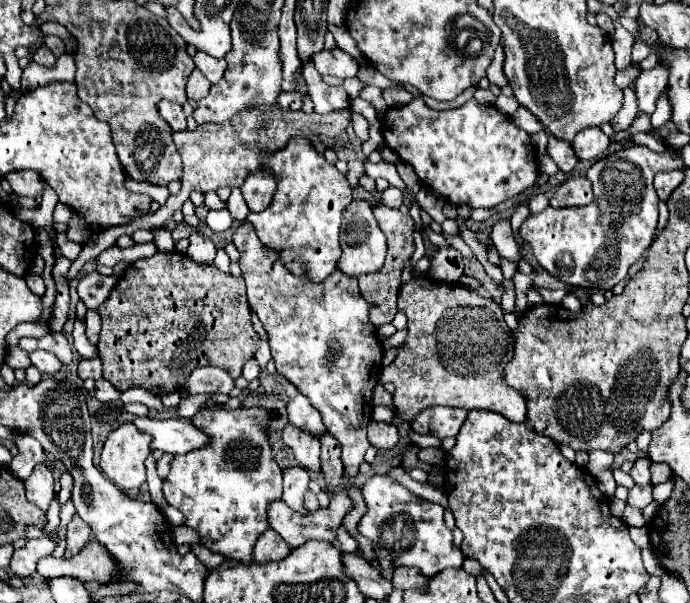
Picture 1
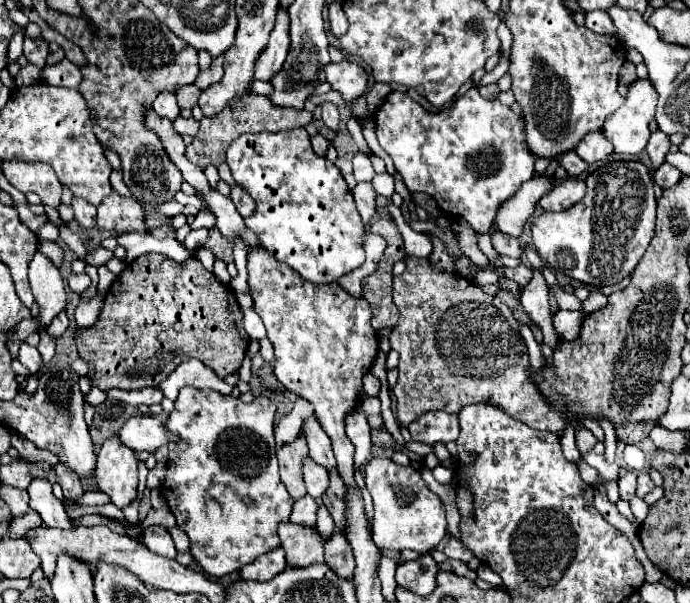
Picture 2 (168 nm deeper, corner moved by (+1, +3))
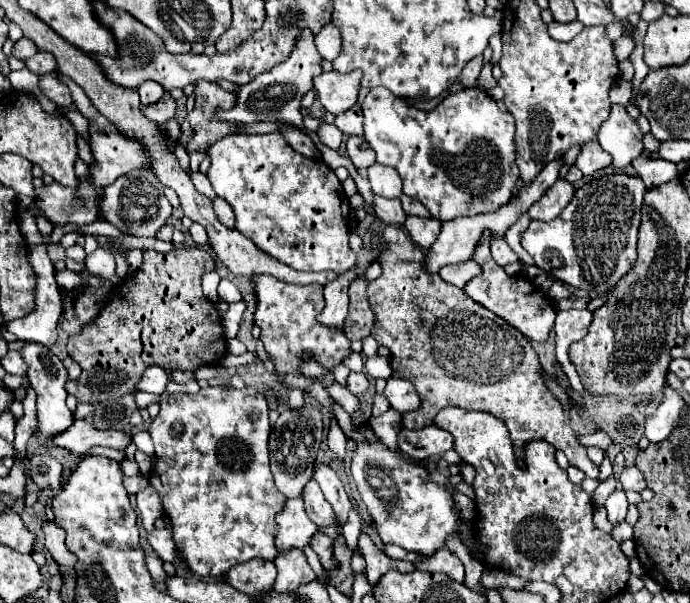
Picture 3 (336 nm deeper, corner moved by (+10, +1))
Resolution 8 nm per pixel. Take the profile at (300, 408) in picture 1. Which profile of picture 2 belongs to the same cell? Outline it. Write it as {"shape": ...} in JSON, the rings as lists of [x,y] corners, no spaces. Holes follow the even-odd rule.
{"shape":[[[309,419],[303,423],[303,433],[307,437],[307,445],[309,445],[309,455],[311,459],[325,467],[327,471],[331,469],[337,469],[337,461],[333,457],[333,451],[331,451],[331,441],[327,437],[327,433],[321,429],[321,425],[315,421],[315,419]]]}

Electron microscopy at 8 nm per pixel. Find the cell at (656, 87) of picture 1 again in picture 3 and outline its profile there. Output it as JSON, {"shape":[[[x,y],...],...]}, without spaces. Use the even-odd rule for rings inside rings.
{"shape":[[[612,105],[610,117],[600,125],[596,141],[604,151],[612,155],[612,165],[622,169],[642,151],[644,133],[638,127],[638,121],[632,119],[624,105]]]}

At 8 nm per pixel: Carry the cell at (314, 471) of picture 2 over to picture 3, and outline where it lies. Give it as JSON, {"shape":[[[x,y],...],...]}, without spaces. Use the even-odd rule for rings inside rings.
{"shape":[[[310,479],[302,491],[302,499],[306,503],[306,513],[308,517],[318,525],[332,525],[334,523],[334,515],[332,515],[332,507],[330,503],[324,499],[318,483],[314,479]]]}

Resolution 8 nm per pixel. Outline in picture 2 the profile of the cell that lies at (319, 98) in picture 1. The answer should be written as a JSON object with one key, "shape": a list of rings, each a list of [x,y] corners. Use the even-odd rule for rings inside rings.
{"shape":[[[333,103],[321,105],[321,119],[329,129],[333,129],[333,131],[339,129],[339,113],[337,113],[337,107]]]}

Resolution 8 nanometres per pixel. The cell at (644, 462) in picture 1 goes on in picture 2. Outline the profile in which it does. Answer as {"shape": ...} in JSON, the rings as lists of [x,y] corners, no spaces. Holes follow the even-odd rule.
{"shape":[[[629,471],[625,477],[621,477],[617,481],[619,485],[619,497],[625,501],[631,501],[635,497],[635,483],[637,483],[637,473]]]}

